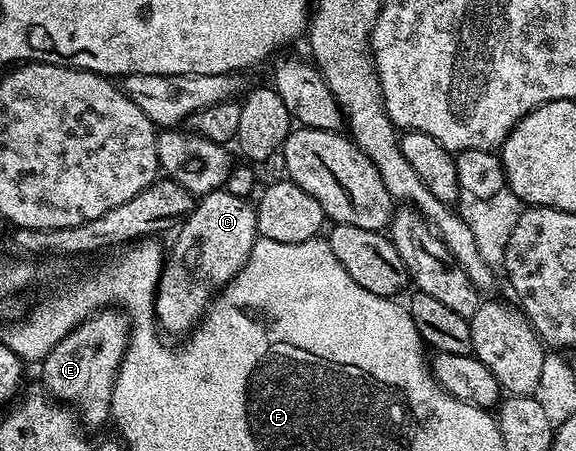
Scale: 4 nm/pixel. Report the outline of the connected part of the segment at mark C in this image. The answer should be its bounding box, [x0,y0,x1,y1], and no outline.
[152,188,259,337]

